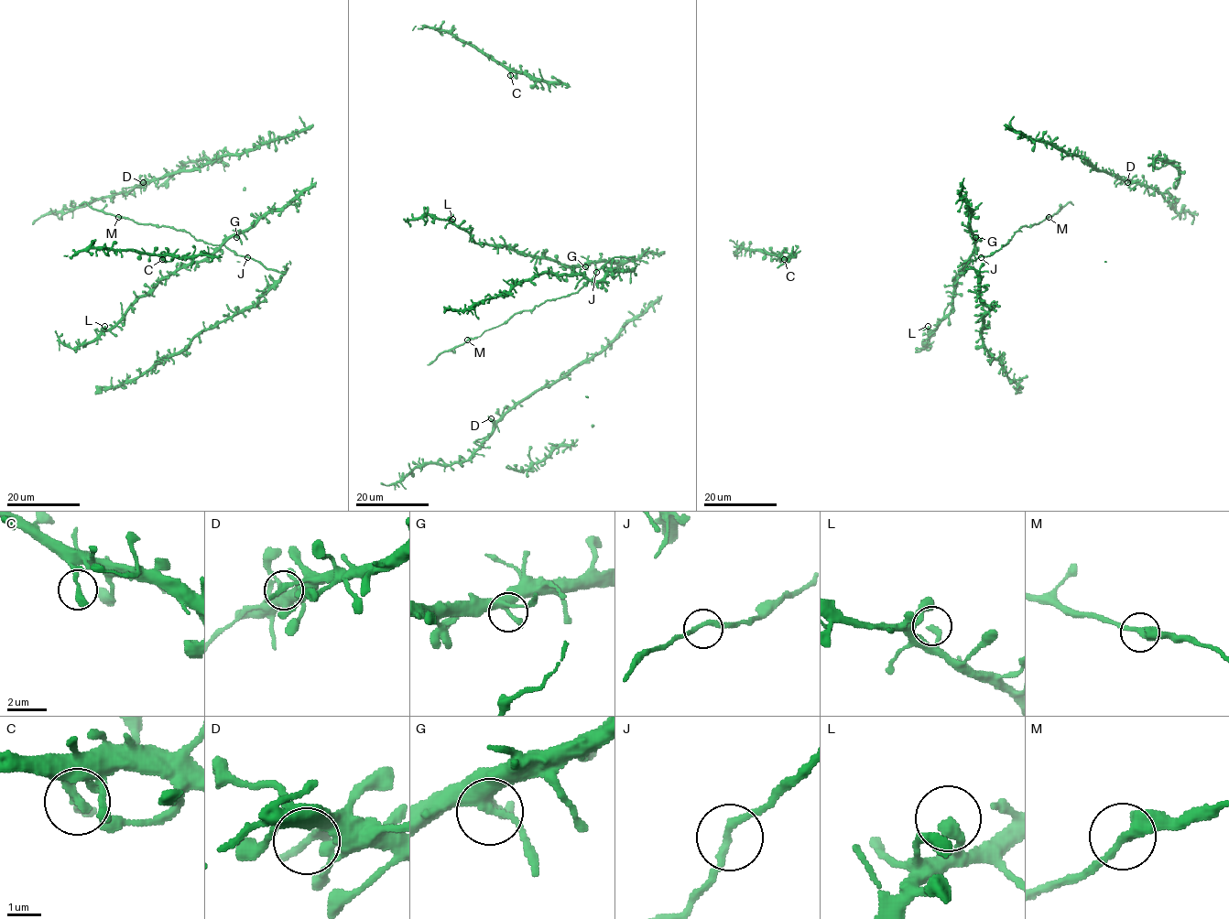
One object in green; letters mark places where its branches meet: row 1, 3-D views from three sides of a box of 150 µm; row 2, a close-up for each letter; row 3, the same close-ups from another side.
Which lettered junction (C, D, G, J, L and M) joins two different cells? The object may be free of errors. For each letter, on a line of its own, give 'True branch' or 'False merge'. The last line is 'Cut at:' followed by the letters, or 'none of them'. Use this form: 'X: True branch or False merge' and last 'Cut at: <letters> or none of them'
C: True branch
D: True branch
G: True branch
J: True branch
L: True branch
M: True branch
Cut at: none of them

